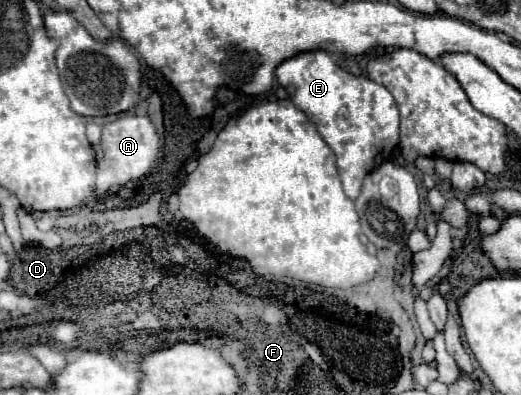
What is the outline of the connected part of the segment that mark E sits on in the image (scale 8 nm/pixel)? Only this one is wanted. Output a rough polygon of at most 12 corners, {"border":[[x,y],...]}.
{"border":[[319,49],[281,61],[335,153],[343,191],[399,143],[393,95]]}

